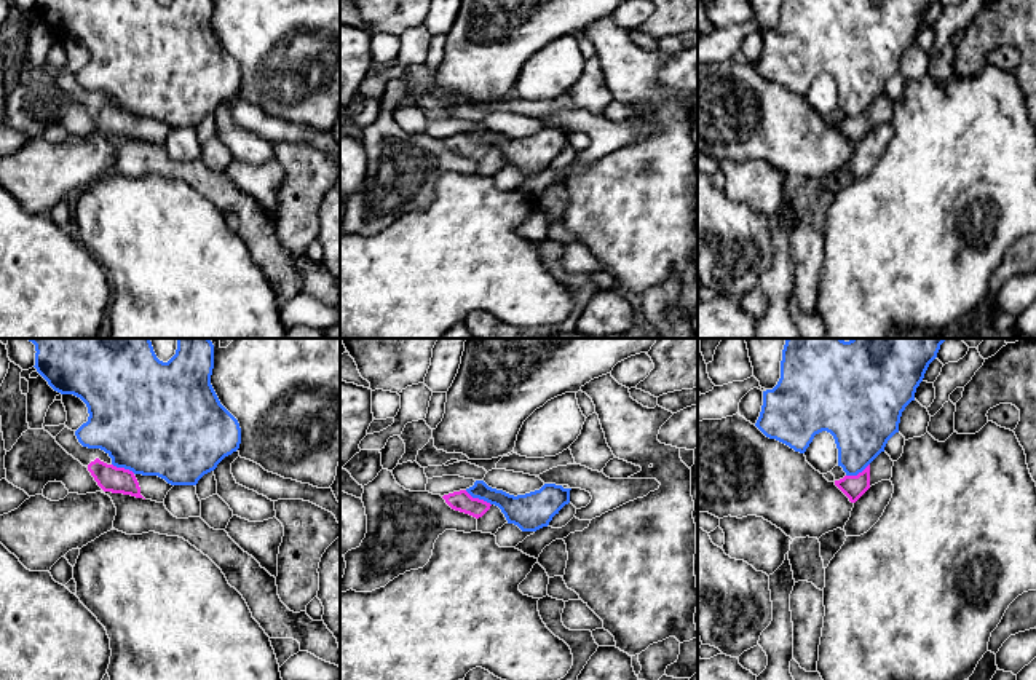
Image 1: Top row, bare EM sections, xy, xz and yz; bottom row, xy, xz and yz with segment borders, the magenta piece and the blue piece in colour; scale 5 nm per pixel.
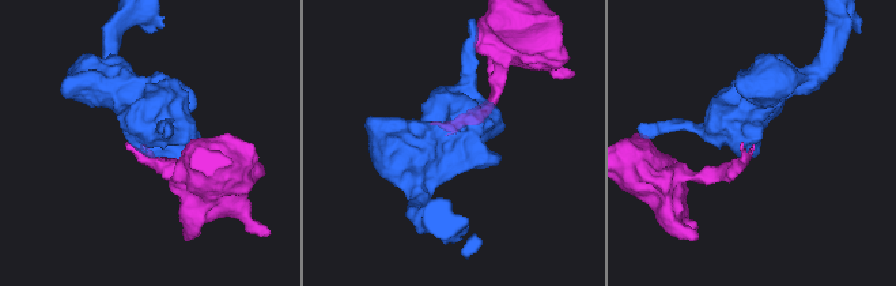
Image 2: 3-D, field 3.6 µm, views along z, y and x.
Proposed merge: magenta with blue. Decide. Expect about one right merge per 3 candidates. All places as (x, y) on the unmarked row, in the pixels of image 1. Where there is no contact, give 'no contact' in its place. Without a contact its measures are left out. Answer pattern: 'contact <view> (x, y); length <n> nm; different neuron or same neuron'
contact xz (478, 141); length 150 nm; different neuron

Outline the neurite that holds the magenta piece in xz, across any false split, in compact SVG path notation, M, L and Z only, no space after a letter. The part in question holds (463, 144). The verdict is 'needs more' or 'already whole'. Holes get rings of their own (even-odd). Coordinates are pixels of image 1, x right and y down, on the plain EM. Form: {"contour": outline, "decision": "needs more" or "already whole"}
{"contour": "M466 132L453 134L442 140L452 152L476 160L477 174L495 177L504 166L508 166L498 148L473 140Z", "decision": "needs more"}

